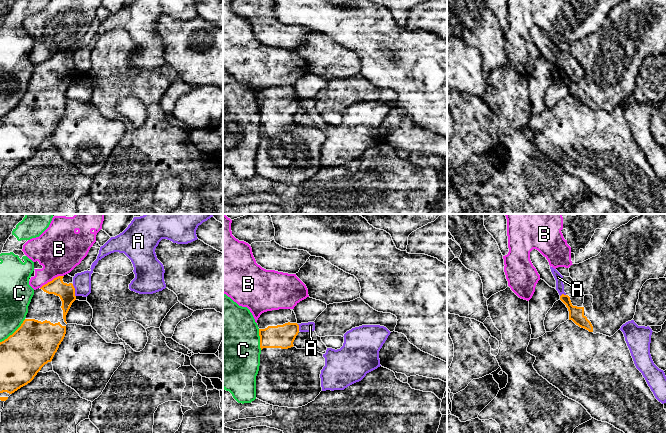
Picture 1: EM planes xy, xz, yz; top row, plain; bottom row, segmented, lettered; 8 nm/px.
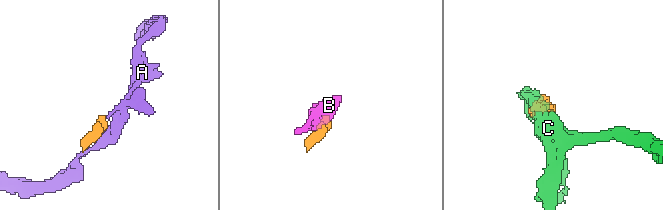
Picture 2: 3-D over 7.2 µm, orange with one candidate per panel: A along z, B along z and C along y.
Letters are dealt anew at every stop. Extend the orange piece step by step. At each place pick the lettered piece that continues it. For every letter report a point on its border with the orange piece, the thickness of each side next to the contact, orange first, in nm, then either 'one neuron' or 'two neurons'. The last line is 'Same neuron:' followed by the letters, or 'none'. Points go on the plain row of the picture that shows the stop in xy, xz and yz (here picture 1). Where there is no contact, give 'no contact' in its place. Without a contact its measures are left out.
A: xy (74, 66) | 140/140 nm | two neurons
B: xy (52, 56) | 140/380 nm | two neurons
C: xz (260, 115) | 190/500 nm | two neurons
Same neuron: none

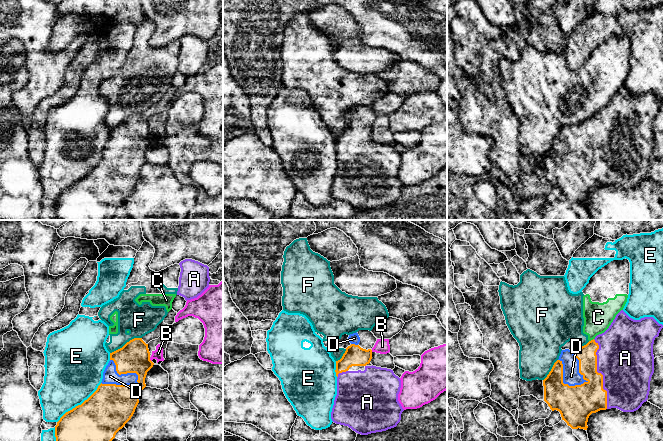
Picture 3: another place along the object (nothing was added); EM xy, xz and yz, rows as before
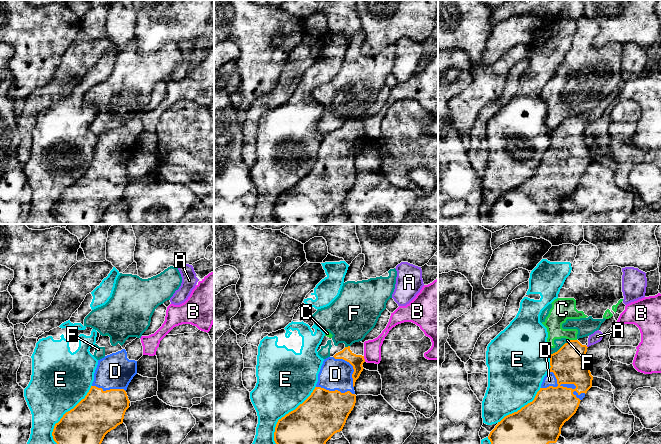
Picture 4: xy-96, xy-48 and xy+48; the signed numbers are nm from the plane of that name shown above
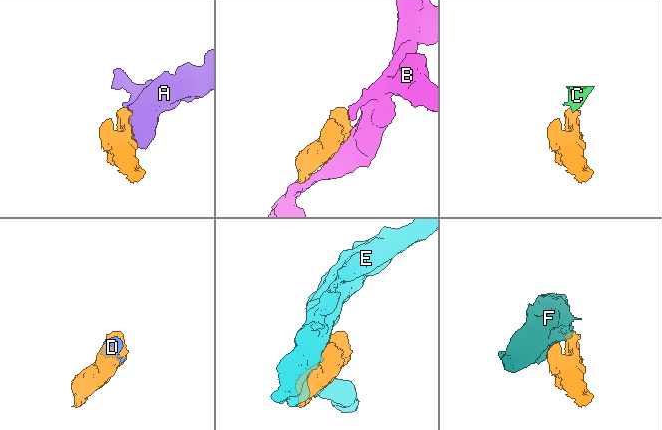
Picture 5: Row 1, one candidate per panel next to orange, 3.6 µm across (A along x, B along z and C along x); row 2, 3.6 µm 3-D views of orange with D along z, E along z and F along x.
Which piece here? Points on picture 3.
A: yz (600, 149) | 260/460 nm | one neuron
B: xy (149, 135) | 260/80 nm | two neurons
C: yz (591, 116) | 150/220 nm | two neurons
D: yz (579, 144) | 260/140 nm | one neuron
E: xy (79, 181) | 440/440 nm | two neurons
F: xy (126, 119) | 260/240 nm | two neurons
Same neuron: A, D

